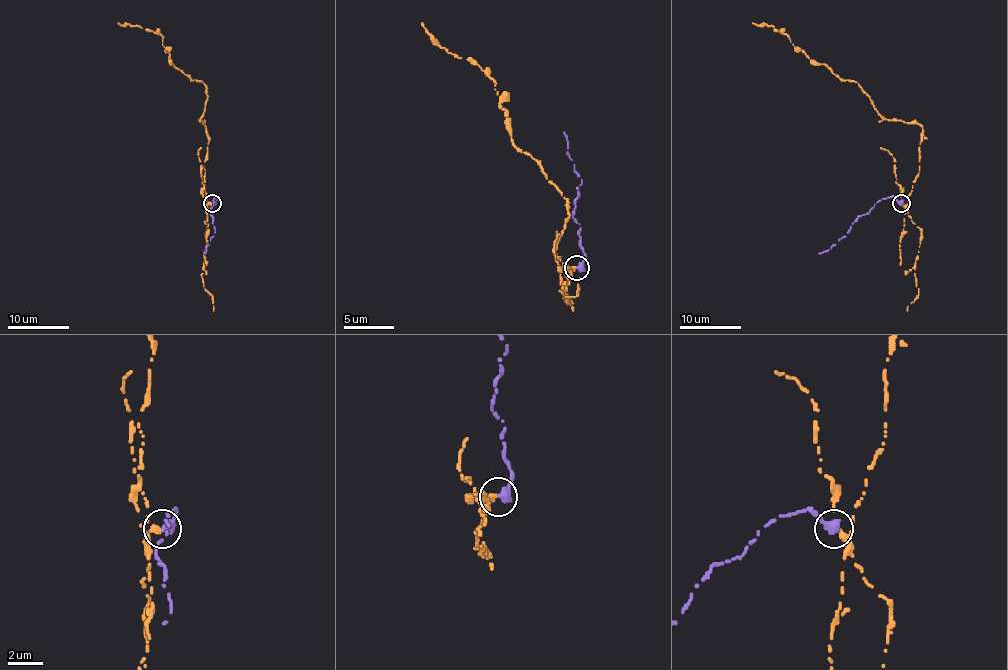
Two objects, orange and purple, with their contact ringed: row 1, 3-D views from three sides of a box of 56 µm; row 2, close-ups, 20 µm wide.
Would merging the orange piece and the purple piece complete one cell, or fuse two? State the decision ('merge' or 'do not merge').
do not merge

